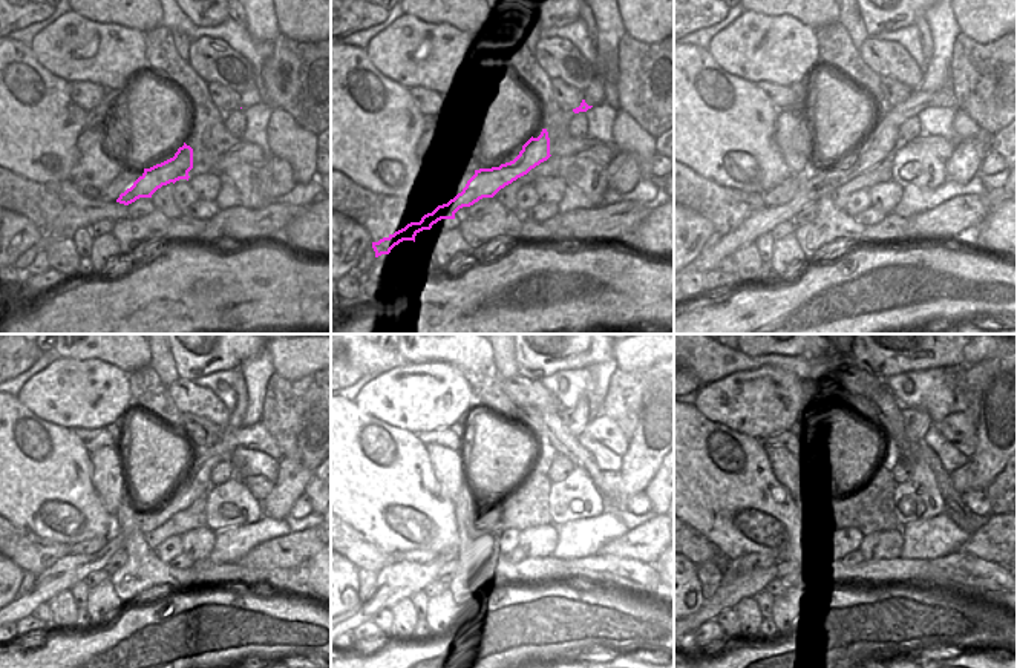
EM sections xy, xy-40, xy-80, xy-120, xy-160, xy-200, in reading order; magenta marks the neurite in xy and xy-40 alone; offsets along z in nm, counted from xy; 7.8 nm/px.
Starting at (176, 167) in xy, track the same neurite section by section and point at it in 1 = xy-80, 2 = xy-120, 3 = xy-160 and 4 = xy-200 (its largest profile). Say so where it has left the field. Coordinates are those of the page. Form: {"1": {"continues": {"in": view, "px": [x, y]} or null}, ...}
{"1": {"continues": {"in": "xy-80", "px": [817, 184]}}, "2": {"continues": {"in": "xy-120", "px": [65, 573]}}, "3": {"continues": {"in": "xy-160", "px": [415, 569]}}, "4": {"continues": {"in": "xy-200", "px": [749, 575]}}}

